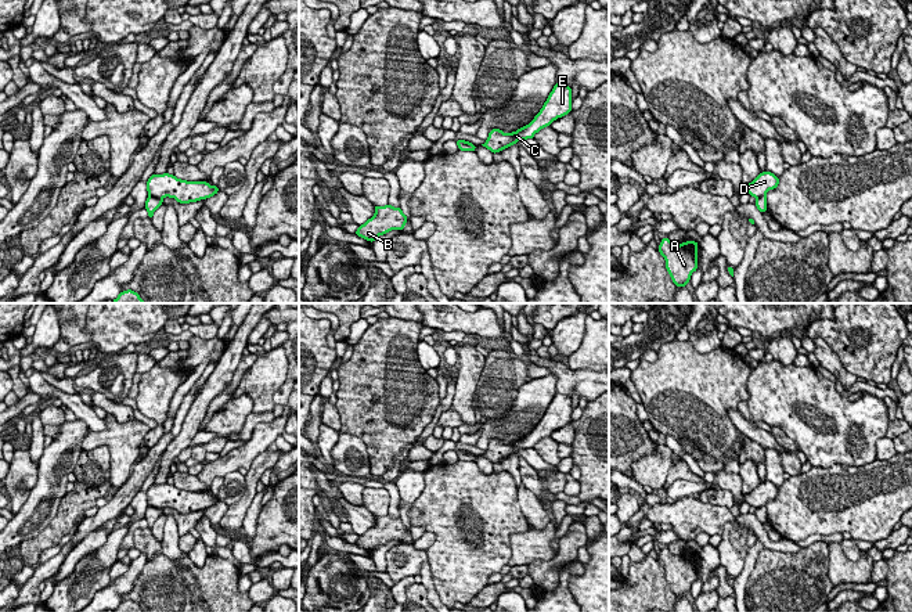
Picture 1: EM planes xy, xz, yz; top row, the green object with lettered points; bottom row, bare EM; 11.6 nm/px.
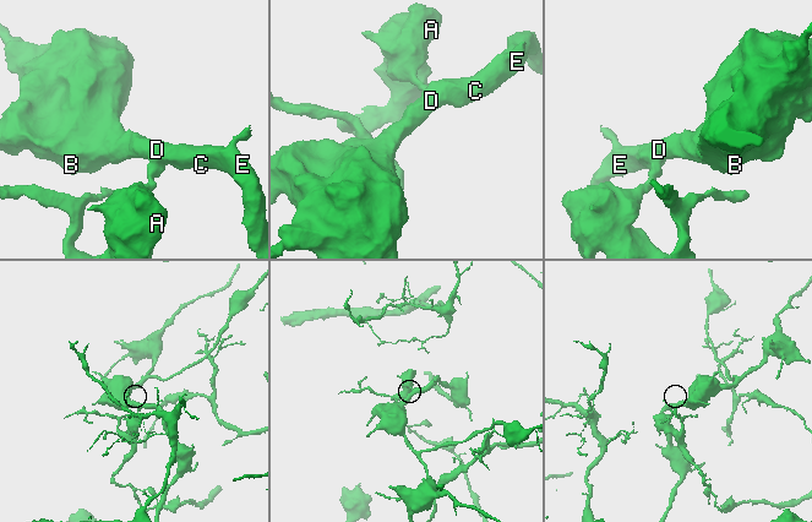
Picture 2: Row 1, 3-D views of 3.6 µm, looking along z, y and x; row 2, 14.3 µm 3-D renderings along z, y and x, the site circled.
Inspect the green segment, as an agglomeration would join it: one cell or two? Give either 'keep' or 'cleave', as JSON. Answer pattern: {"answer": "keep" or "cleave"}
{"answer": "cleave"}

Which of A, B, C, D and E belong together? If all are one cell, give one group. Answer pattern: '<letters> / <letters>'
A / B C D E

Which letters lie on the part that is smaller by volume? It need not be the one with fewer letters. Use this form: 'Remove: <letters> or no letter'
Remove: A

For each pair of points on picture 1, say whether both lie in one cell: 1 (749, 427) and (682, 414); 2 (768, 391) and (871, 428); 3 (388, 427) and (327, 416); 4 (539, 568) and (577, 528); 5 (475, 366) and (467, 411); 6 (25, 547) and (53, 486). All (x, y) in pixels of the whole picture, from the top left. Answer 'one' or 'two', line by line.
1: two
2: one
3: two
4: one
5: one
6: two

